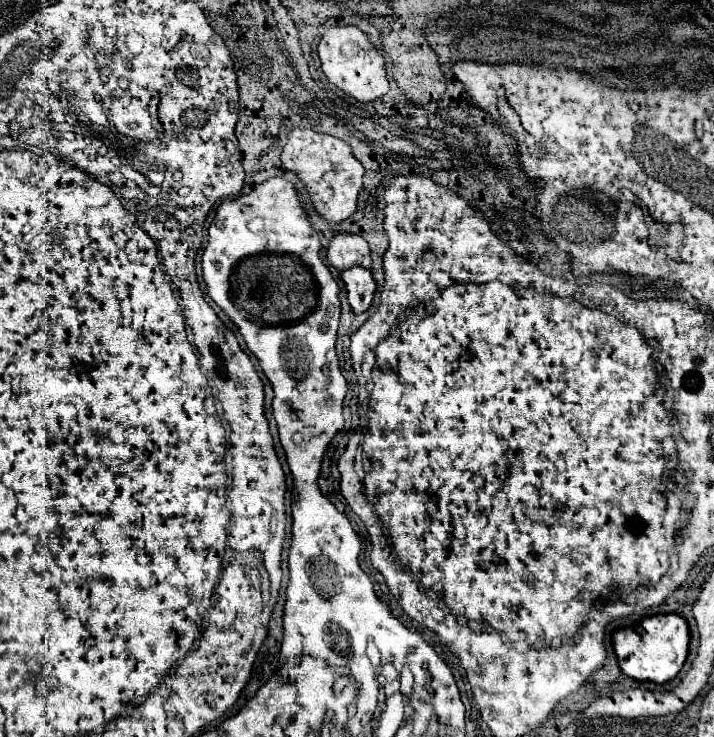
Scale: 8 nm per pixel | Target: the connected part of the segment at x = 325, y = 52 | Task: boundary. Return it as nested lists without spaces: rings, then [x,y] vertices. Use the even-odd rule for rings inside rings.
[[[354,25],[346,27],[332,27],[328,29],[320,43],[318,43],[318,57],[322,61],[324,75],[340,89],[344,89],[346,95],[358,99],[358,101],[374,101],[388,93],[388,73],[386,73],[386,59],[382,51],[372,43],[368,33]]]

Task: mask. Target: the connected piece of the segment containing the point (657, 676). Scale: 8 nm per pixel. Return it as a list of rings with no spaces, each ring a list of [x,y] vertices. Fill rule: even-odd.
[[[676,613],[654,615],[654,617],[646,617],[636,627],[616,631],[612,643],[618,655],[618,665],[628,677],[662,685],[674,679],[680,673],[682,665],[686,663],[688,645],[690,645],[690,627],[682,615]]]

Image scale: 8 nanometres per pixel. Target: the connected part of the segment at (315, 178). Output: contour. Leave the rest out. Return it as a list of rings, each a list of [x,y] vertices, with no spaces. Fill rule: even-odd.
[[[292,129],[282,151],[282,165],[284,169],[292,169],[298,173],[298,177],[310,191],[316,211],[328,221],[340,223],[356,211],[356,197],[362,189],[364,167],[352,155],[352,149],[346,141],[314,129]]]

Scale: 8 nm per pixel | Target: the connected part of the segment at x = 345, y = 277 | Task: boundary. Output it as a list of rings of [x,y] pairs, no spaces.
[[[354,265],[350,269],[342,271],[342,281],[346,285],[348,291],[348,301],[354,309],[354,313],[362,313],[370,307],[372,297],[374,297],[374,289],[376,289],[376,281],[372,277],[372,271],[362,267],[362,265]]]

